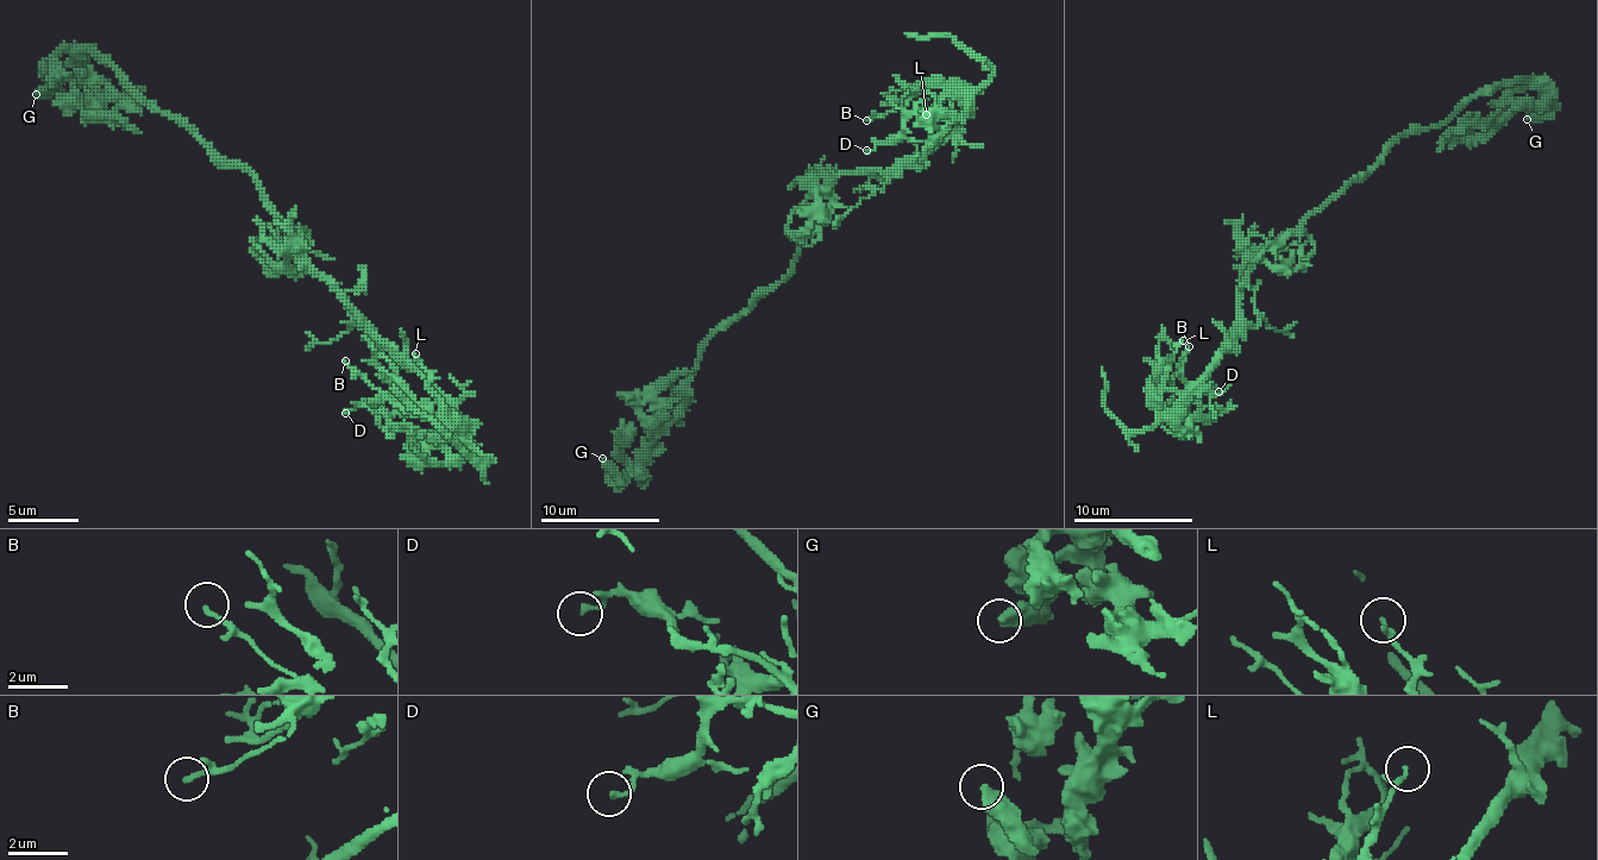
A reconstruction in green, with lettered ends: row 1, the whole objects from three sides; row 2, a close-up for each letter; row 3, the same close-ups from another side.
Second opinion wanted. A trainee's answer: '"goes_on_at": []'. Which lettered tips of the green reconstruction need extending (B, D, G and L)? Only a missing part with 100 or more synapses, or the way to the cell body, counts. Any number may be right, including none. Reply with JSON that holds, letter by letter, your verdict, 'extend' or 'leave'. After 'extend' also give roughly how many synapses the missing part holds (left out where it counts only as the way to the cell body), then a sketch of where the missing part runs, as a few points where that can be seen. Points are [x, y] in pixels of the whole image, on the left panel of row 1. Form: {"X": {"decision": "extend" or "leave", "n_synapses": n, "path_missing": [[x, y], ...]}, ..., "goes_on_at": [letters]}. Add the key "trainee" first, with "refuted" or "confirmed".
{"trainee": "confirmed", "B": {"decision": "leave"}, "D": {"decision": "leave"}, "G": {"decision": "leave"}, "L": {"decision": "leave"}, "goes_on_at": []}

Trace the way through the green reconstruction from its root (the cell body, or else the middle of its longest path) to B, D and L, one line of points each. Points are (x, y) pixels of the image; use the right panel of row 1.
B: (1282, 236), (1242, 271), (1236, 337), (1222, 358), (1179, 400), (1173, 391), (1153, 391), (1179, 368), (1189, 346)
D: (1282, 236), (1242, 271), (1236, 337), (1195, 385), (1179, 424), (1183, 406), (1204, 388), (1219, 391)
L: (1282, 236), (1242, 271), (1234, 343), (1179, 400), (1165, 385), (1165, 374), (1183, 340)

